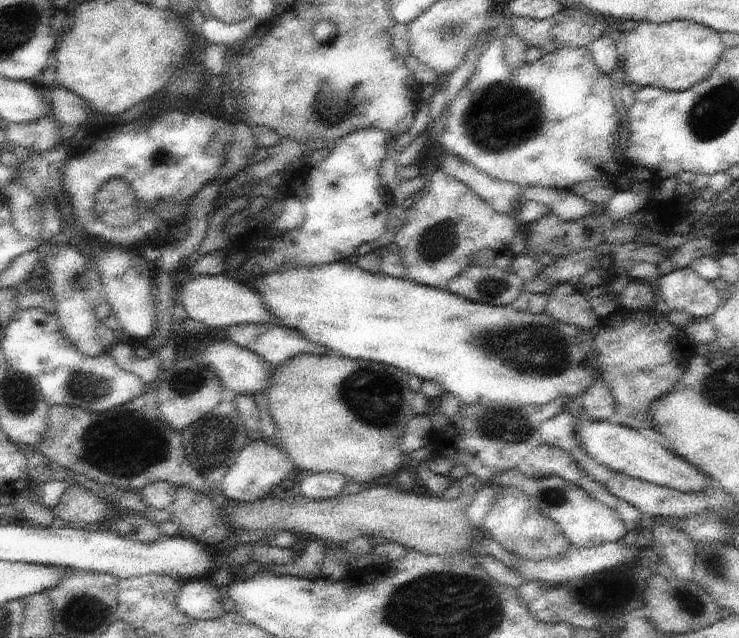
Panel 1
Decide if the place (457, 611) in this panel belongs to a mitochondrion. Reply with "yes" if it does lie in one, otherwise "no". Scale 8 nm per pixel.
yes

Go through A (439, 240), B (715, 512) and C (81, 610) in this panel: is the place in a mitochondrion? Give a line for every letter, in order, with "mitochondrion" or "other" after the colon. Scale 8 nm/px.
A: mitochondrion
B: other
C: mitochondrion

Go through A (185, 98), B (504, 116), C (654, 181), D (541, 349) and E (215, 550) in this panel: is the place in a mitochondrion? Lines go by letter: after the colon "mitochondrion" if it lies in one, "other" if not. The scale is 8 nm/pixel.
A: other
B: mitochondrion
C: other
D: mitochondrion
E: other

